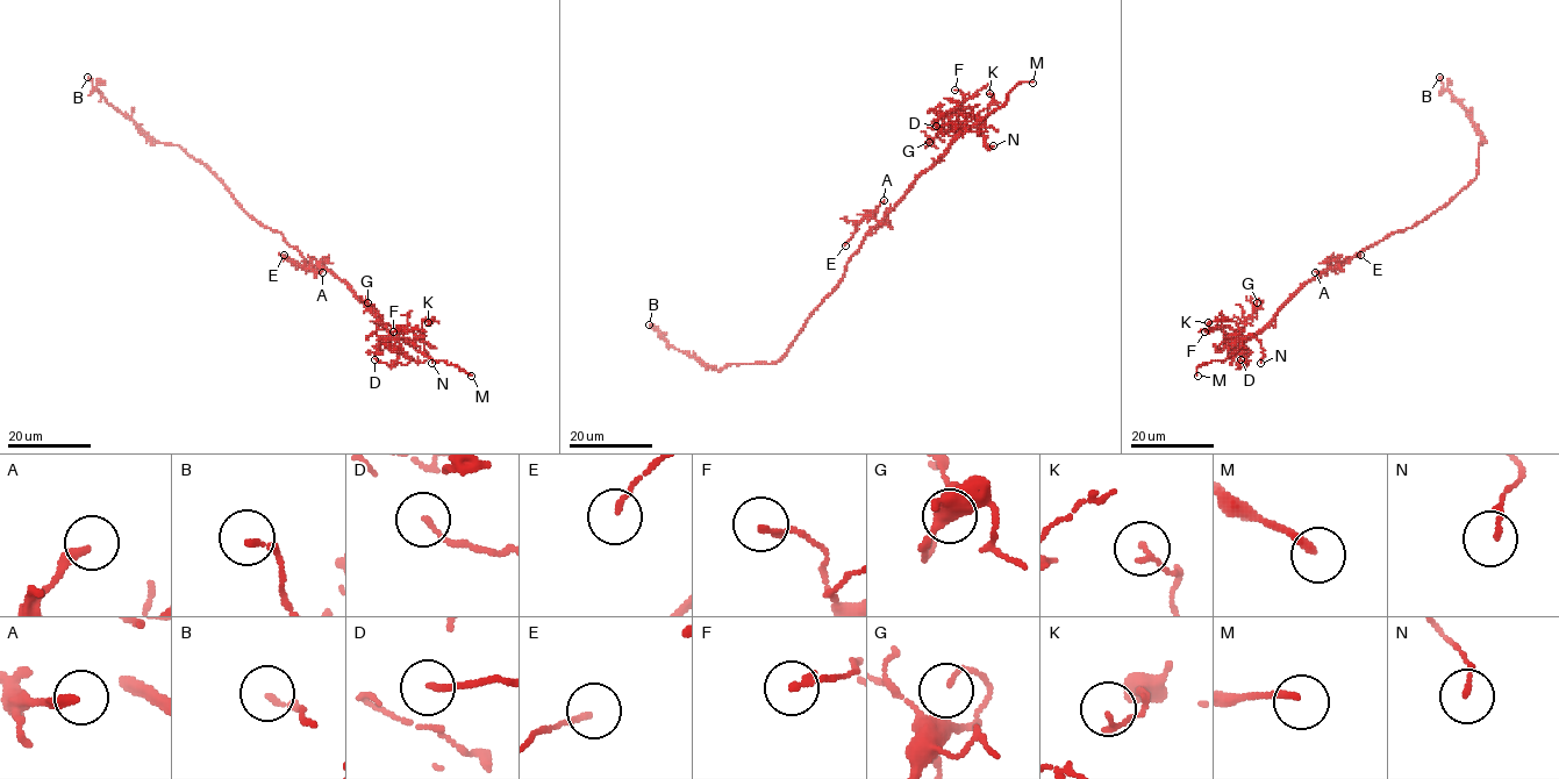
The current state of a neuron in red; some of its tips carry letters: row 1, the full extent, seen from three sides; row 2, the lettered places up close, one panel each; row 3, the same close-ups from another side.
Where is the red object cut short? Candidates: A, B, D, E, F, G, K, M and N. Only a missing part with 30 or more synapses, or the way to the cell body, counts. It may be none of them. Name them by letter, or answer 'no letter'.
M

